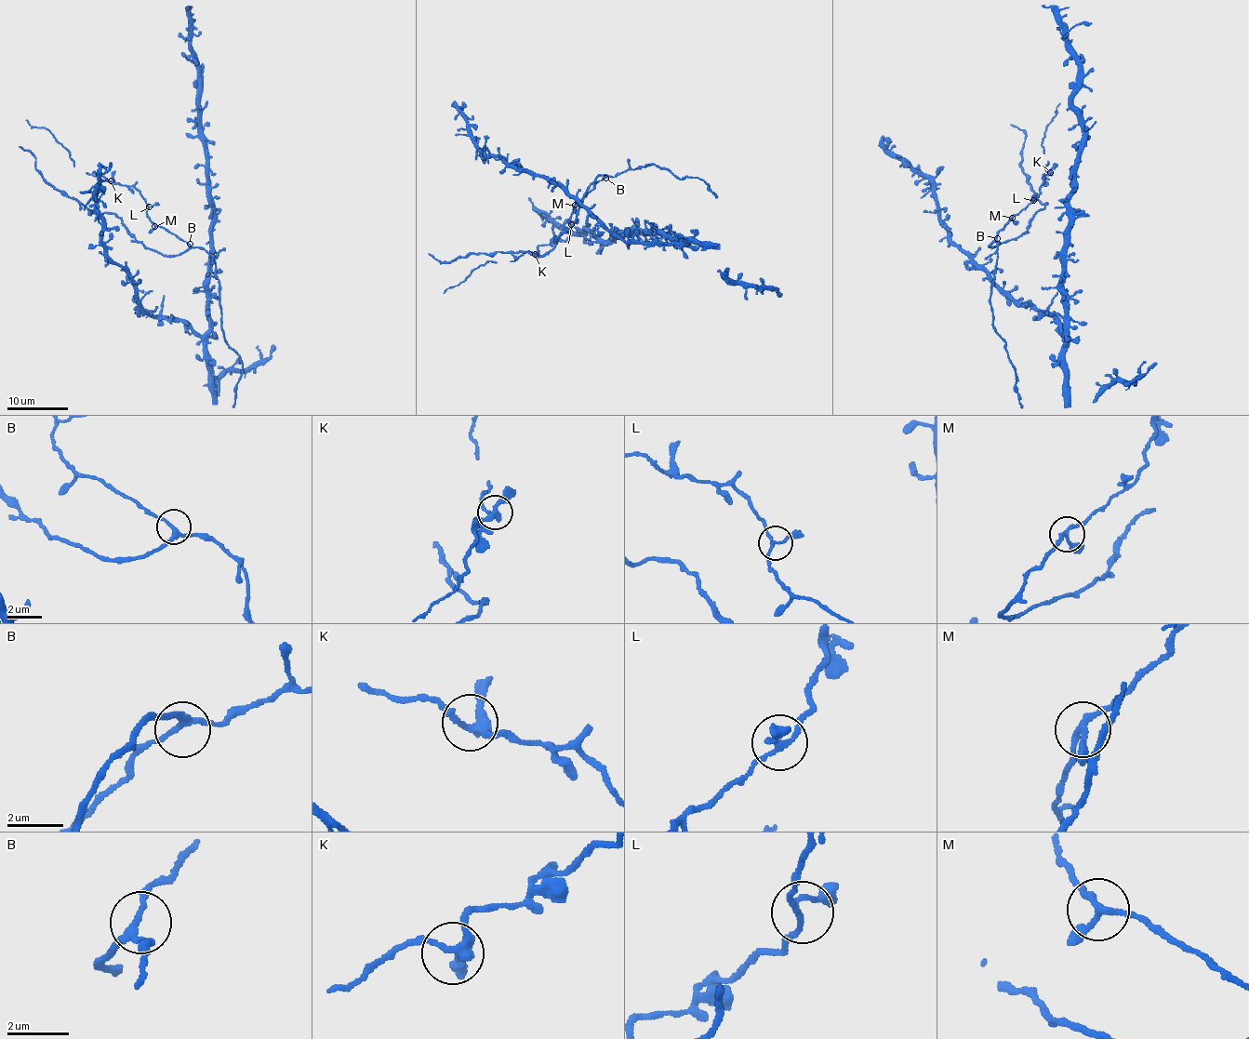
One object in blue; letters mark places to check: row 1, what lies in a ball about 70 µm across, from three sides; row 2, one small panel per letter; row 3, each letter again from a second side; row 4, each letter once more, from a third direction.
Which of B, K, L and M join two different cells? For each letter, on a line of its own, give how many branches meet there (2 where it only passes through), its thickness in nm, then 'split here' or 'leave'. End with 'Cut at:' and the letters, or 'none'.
B: 3 | 200 nm | leave
K: 3 | 280 nm | leave
L: 3 | 150 nm | leave
M: 3 | 190 nm | leave
Cut at: none

